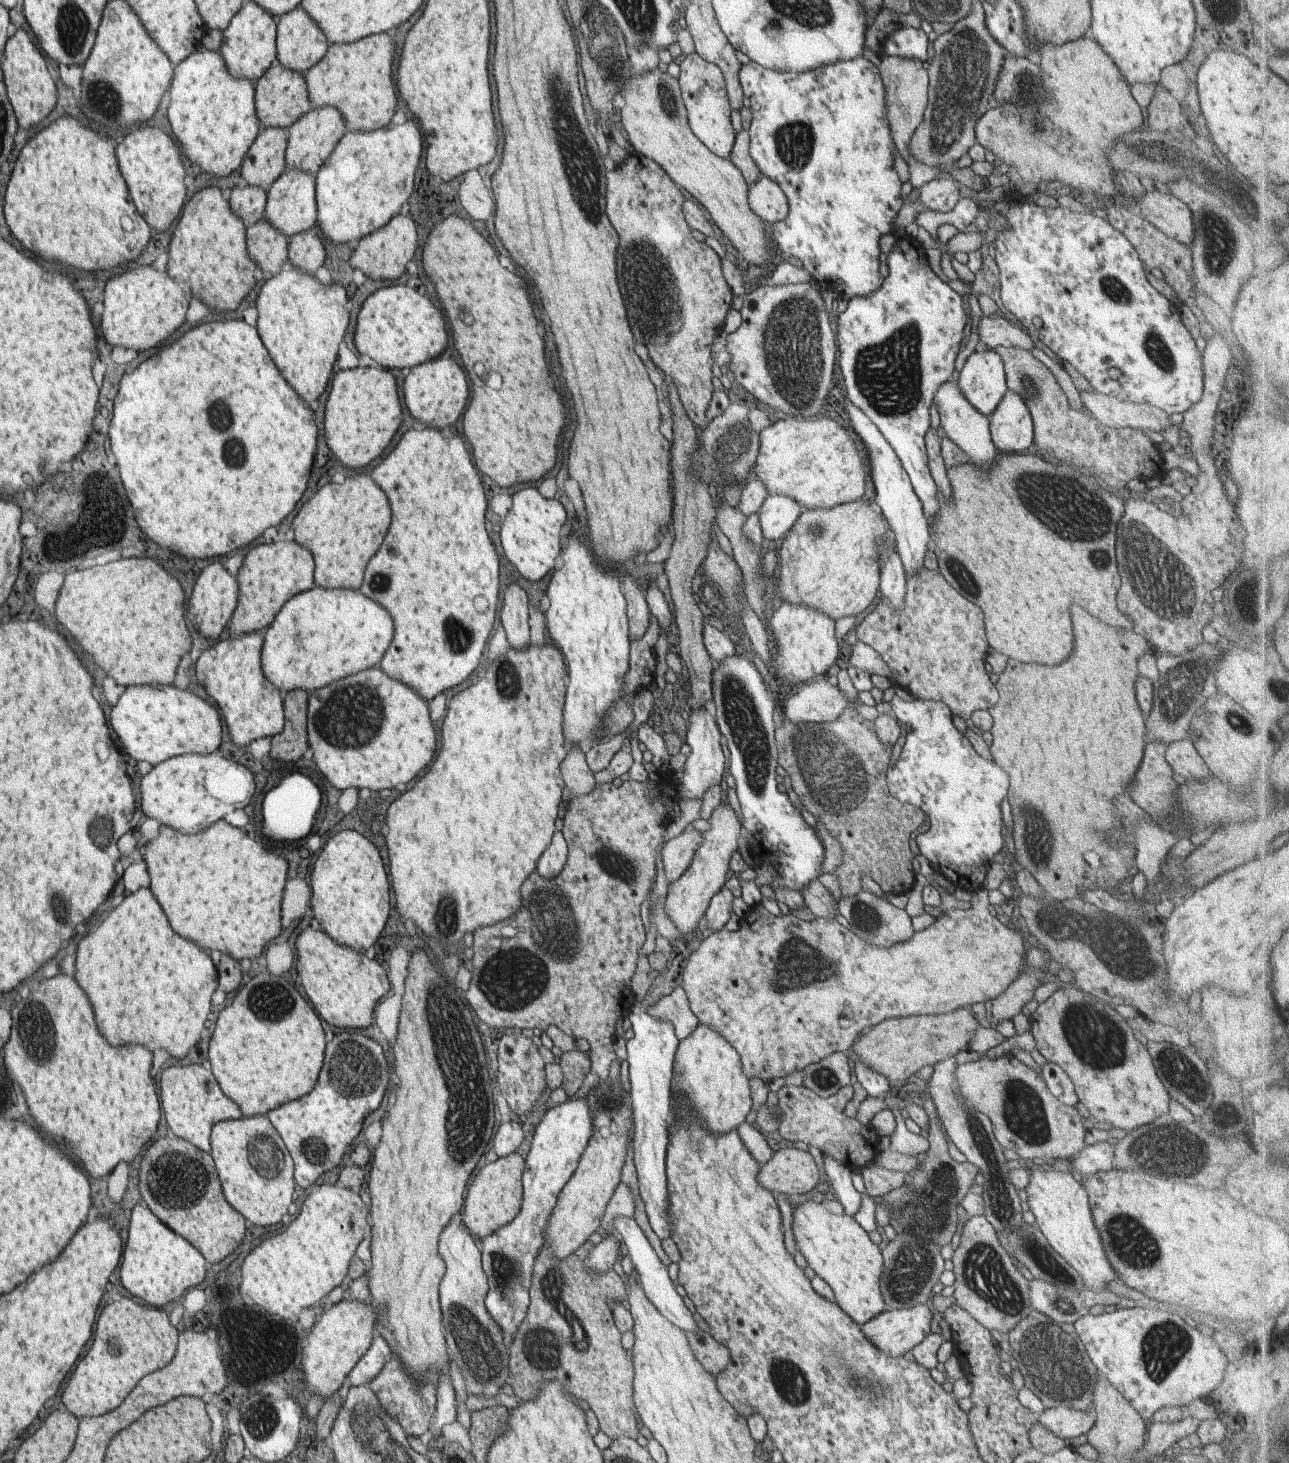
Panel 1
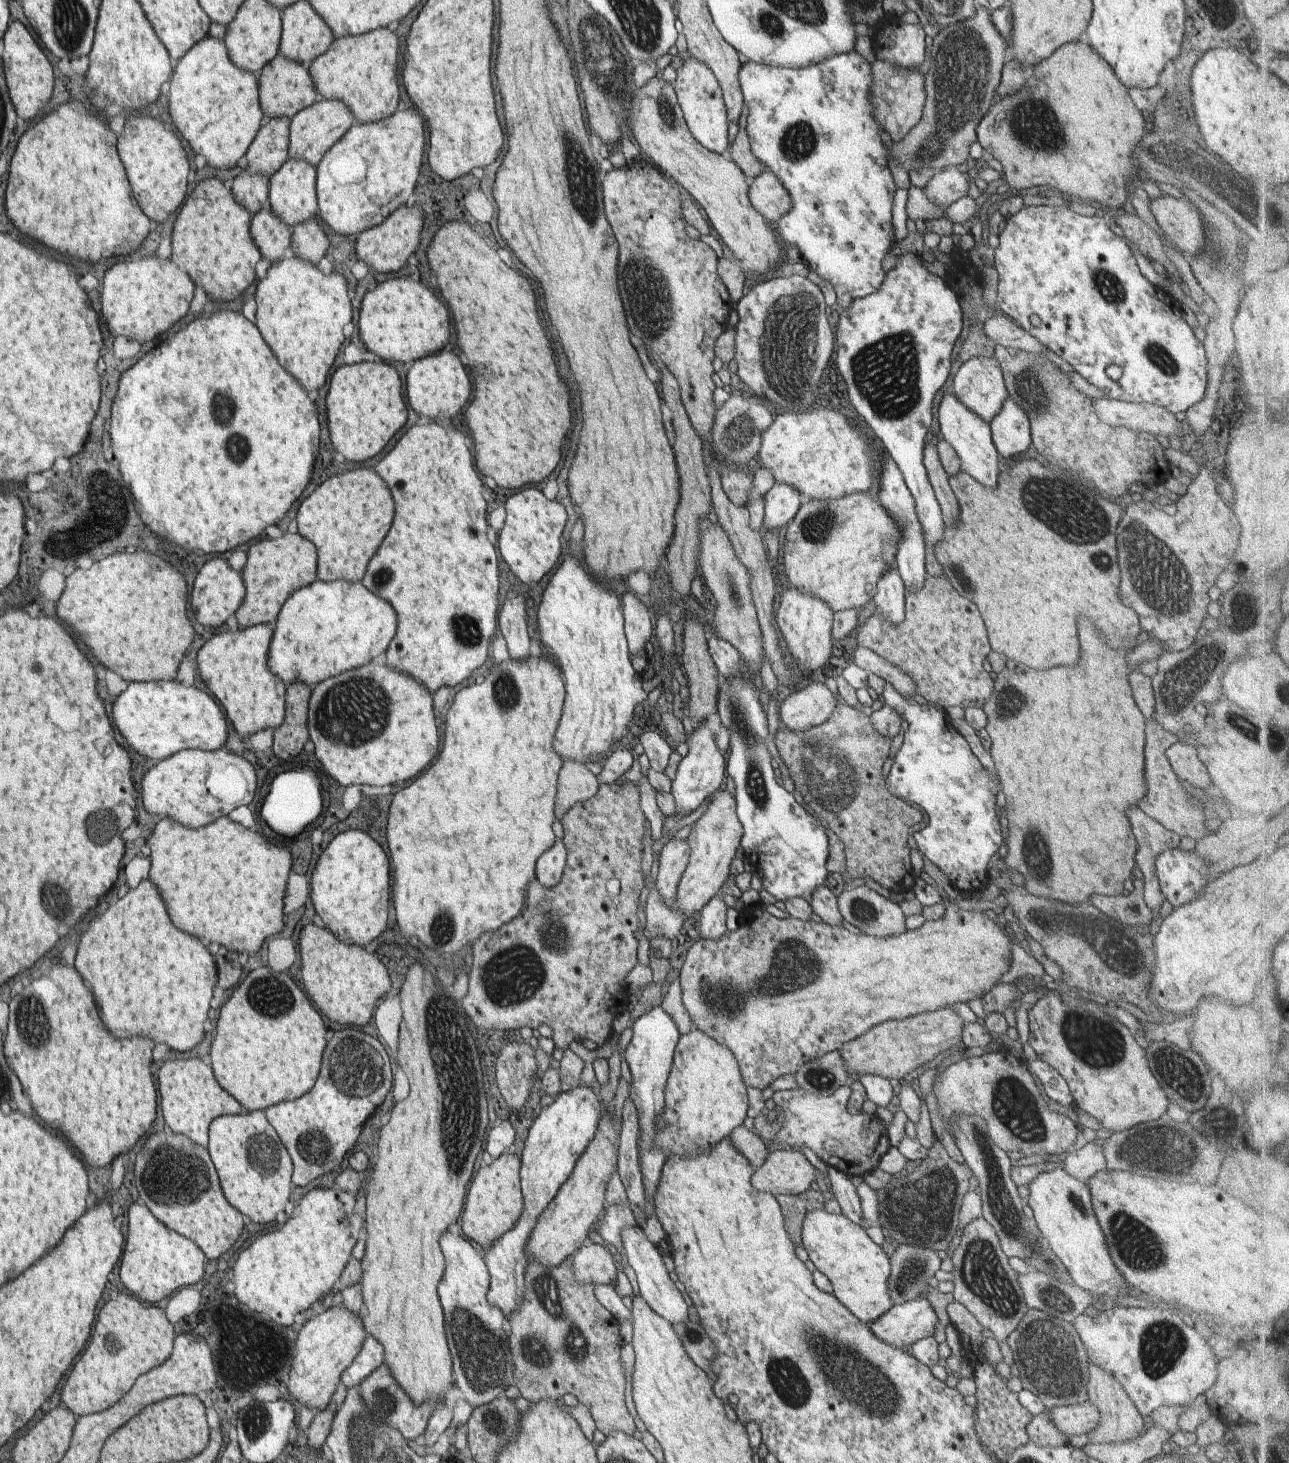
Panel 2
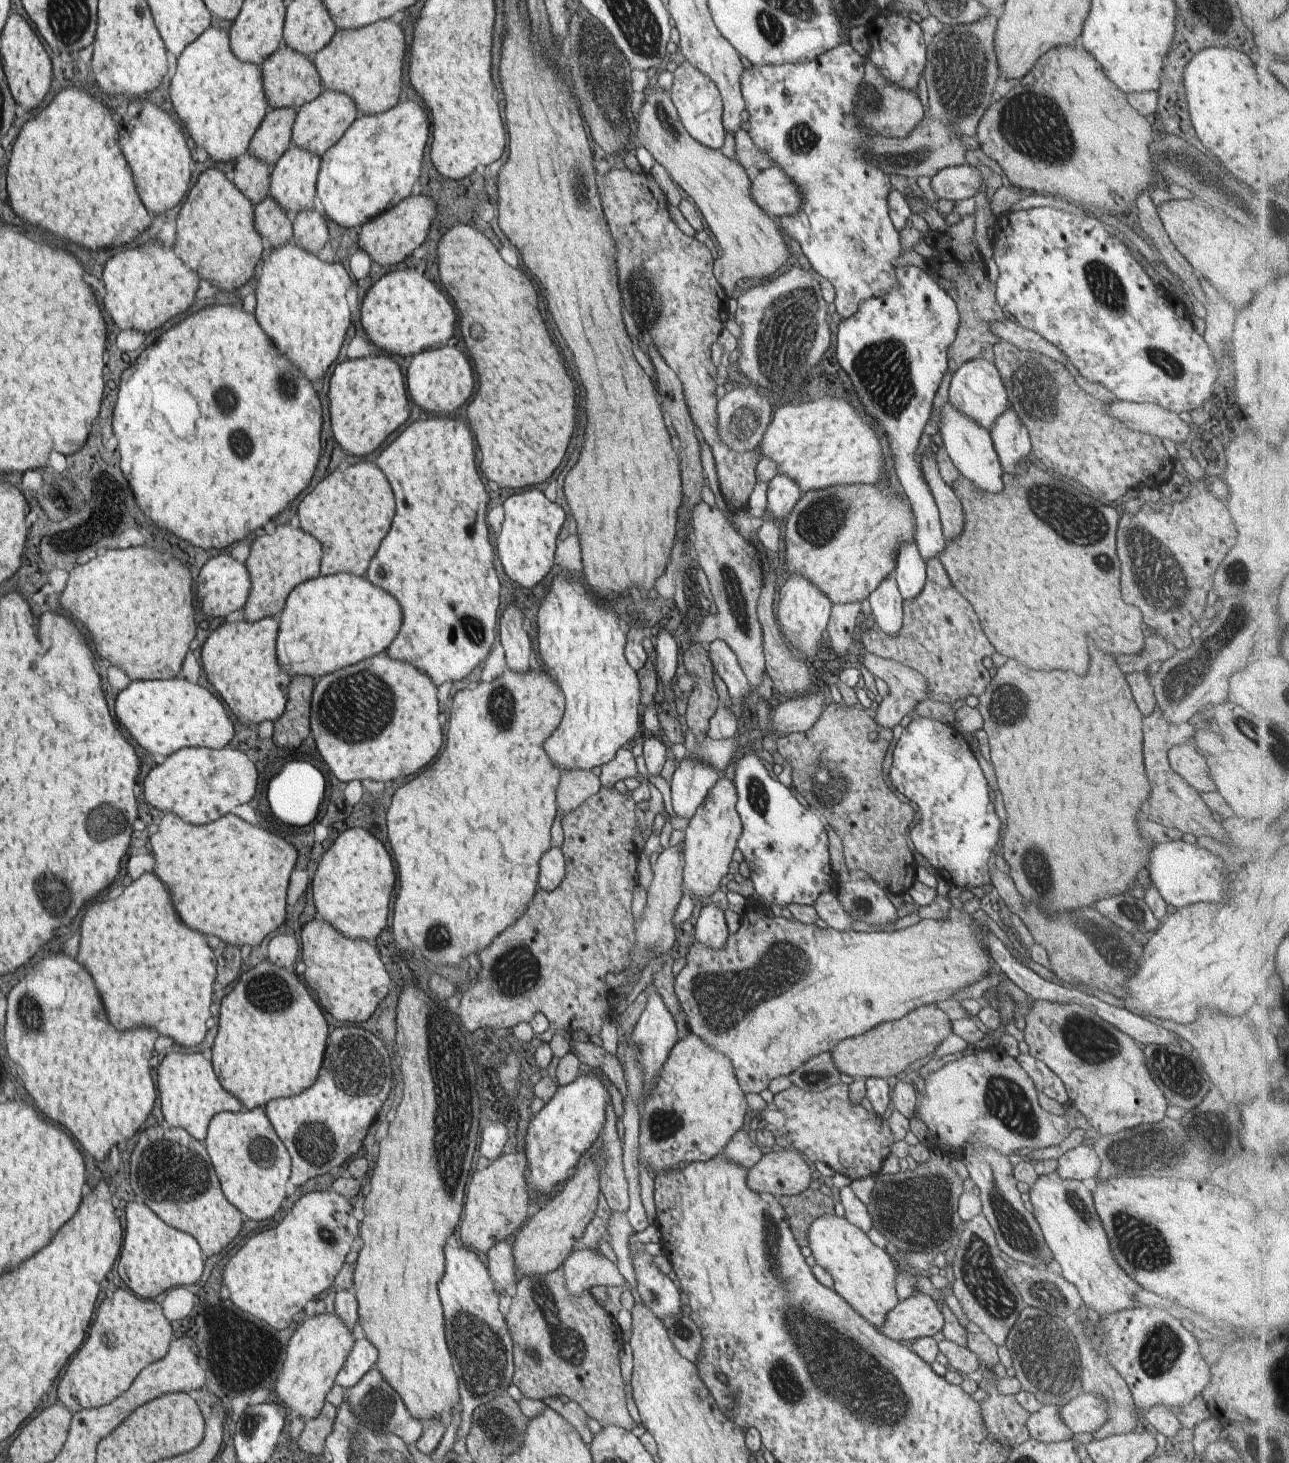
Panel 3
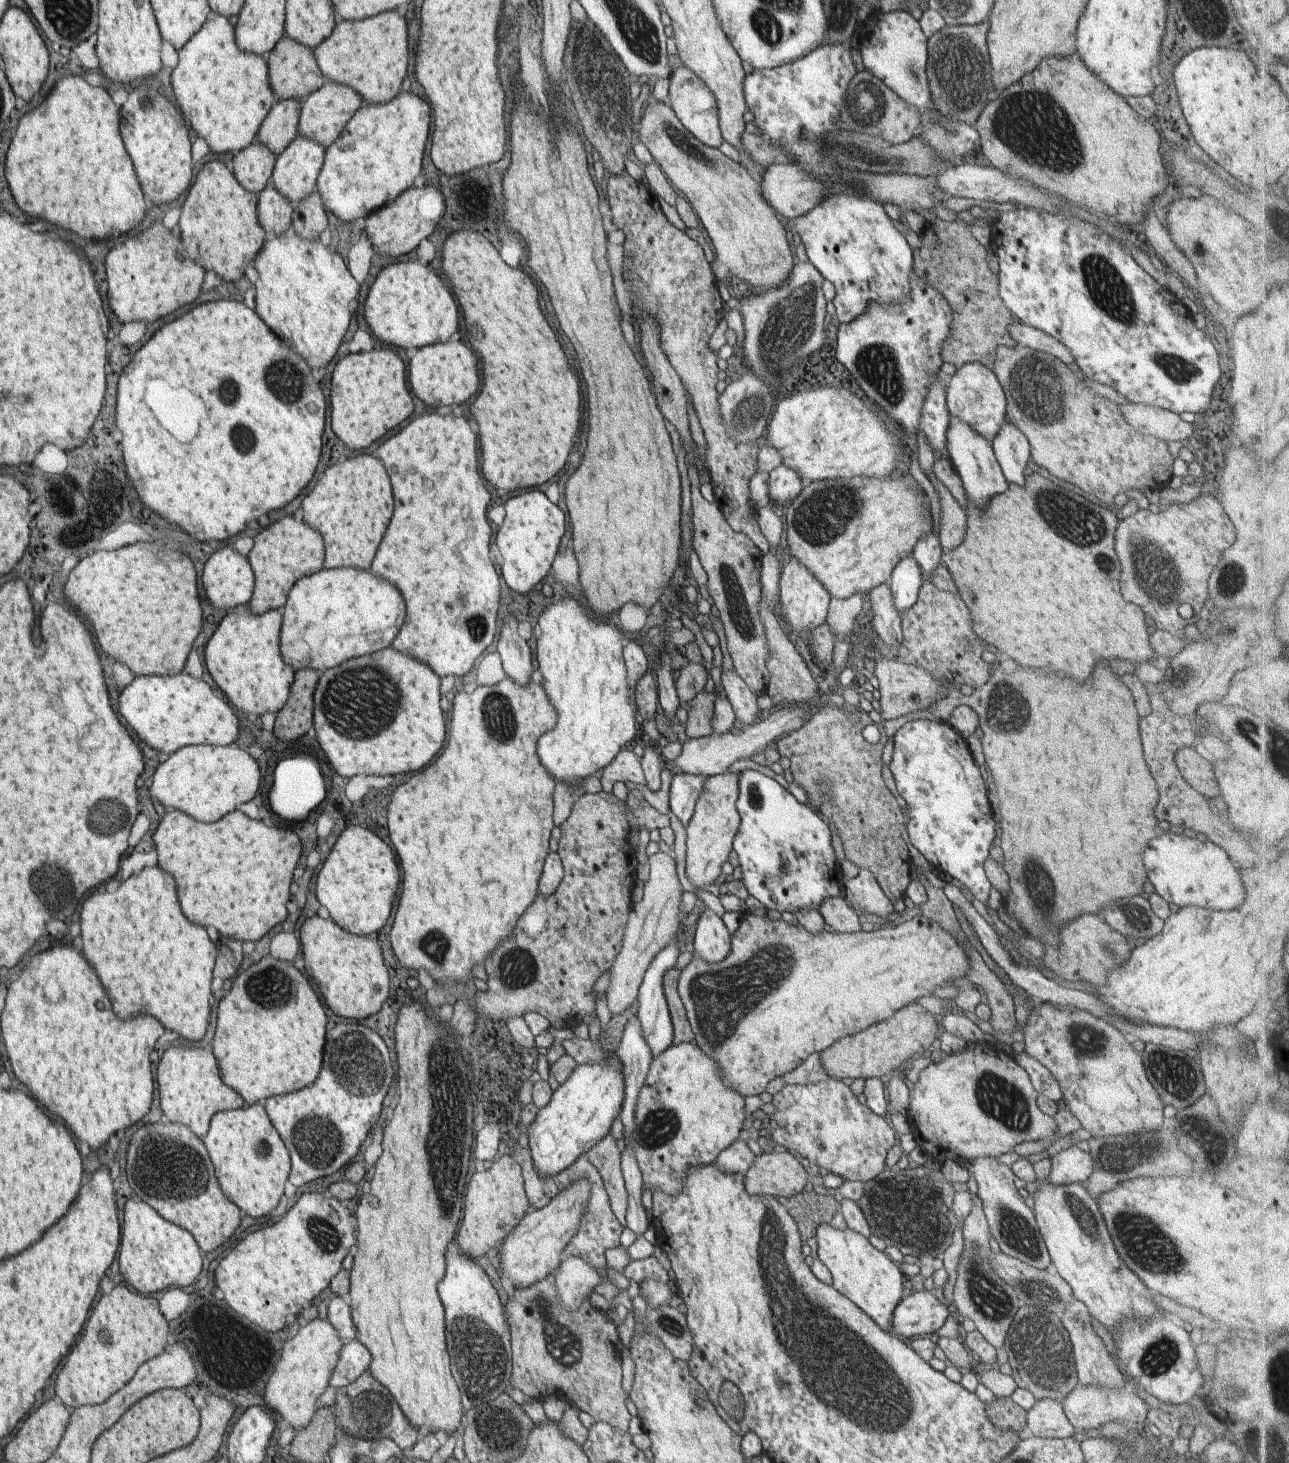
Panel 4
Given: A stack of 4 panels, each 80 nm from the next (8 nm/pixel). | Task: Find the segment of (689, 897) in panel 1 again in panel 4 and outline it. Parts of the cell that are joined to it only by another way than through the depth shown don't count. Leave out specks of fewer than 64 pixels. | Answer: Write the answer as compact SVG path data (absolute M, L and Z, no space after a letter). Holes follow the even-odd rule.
M728 772L707 778L695 806L692 818L686 824L686 876L690 884L700 890L717 884L723 878L722 864L728 861L741 818L736 804L739 797L739 776Z

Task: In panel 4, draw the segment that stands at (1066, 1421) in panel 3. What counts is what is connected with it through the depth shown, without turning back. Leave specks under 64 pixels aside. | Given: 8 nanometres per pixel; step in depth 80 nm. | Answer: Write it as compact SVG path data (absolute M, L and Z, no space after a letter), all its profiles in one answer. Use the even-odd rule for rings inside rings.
M1080 1382L1063 1401L1063 1411L1070 1424L1079 1432L1099 1428L1104 1422L1126 1421L1128 1424L1146 1422L1149 1406L1130 1387L1124 1389L1105 1389Z

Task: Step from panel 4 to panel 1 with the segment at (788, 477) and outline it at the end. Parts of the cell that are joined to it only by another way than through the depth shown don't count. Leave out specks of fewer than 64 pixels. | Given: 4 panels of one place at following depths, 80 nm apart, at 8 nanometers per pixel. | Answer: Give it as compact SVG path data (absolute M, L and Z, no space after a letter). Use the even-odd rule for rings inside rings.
M772 494L764 500L758 518L767 547L786 537L802 510L802 506L786 494Z

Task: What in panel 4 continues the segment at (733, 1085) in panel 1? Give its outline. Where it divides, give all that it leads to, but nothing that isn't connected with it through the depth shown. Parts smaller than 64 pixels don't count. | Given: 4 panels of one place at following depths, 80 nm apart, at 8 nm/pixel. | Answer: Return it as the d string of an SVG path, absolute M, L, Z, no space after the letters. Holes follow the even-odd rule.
M685 1042L677 1045L670 1045L662 1054L654 1057L651 1060L649 1071L642 1086L637 1107L635 1108L636 1126L633 1128L631 1138L629 1139L629 1147L636 1155L638 1166L640 1167L643 1178L643 1189L651 1189L654 1192L656 1189L662 1189L665 1193L675 1195L681 1193L683 1180L686 1178L688 1169L696 1165L712 1165L717 1160L717 1156L725 1148L728 1148L732 1142L739 1138L742 1129L748 1125L749 1111L745 1104L745 1097L736 1092L732 1087L725 1085L723 1081L723 1074L721 1073L721 1066L717 1065L717 1060L708 1056L697 1043Z

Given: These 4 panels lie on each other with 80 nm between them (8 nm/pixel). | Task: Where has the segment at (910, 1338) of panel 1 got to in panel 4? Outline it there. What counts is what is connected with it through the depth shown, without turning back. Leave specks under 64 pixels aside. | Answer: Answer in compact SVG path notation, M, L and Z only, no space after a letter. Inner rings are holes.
M912 1290L894 1309L891 1334L912 1338L932 1335L938 1332L949 1315L946 1302L936 1291L918 1292Z

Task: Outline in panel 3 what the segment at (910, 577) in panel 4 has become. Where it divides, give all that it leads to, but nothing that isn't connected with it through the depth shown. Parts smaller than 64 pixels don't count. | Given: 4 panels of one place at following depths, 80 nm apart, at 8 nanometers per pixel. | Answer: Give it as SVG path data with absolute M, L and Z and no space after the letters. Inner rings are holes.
M915 538L899 548L894 576L904 601L914 598L924 588L926 565Z

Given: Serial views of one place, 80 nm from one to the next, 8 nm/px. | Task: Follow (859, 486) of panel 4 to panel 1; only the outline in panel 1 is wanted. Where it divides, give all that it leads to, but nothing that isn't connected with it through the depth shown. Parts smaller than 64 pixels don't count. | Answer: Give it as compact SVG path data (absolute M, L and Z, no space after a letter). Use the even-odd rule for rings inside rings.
M867 498L861 500L854 500L854 502L846 502L845 504L838 504L834 508L804 508L798 520L786 534L782 546L780 546L780 578L778 582L772 582L773 591L777 591L782 596L784 603L788 604L802 604L802 606L808 606L808 608L816 608L820 612L824 612L826 616L830 616L832 620L836 621L838 618L845 618L846 616L858 616L861 612L864 612L874 599L879 595L879 551L878 546L884 544L884 546L890 546L890 548L895 548L895 540L892 535L890 526L885 521L885 517L881 514L874 503L869 501Z

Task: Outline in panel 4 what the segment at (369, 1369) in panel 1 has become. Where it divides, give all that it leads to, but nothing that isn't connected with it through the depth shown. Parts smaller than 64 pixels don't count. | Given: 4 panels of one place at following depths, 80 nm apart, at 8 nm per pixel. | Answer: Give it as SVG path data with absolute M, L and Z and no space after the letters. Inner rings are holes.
M352 1339L343 1346L338 1365L331 1376L331 1385L337 1387L352 1384L364 1371L369 1370L371 1352L360 1342Z

